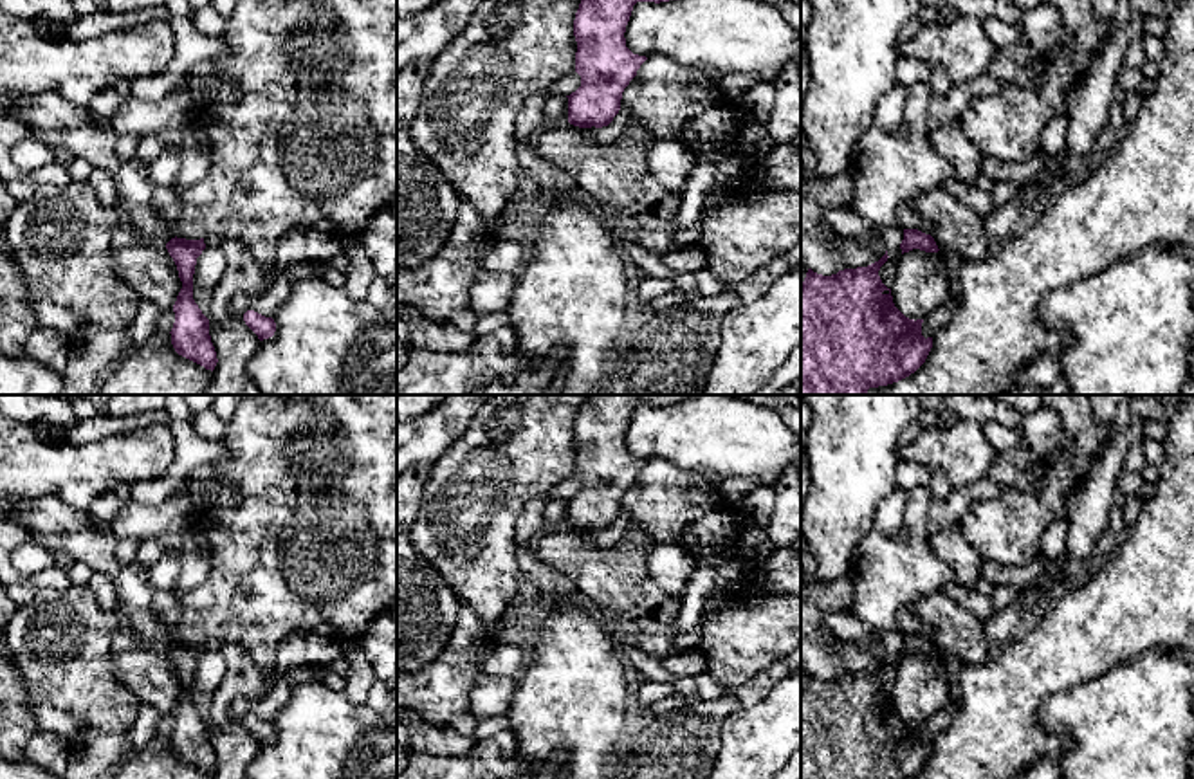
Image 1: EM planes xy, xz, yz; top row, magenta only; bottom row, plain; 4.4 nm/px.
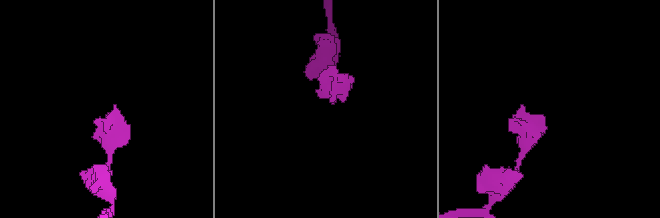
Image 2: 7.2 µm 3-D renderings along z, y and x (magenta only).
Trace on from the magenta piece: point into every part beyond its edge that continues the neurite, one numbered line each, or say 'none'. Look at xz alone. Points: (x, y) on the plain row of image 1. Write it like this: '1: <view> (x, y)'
none

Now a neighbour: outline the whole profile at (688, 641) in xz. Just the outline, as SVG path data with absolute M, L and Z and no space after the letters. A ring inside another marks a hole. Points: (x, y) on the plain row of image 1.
M694 628L691 631L676 633L671 640L678 651L696 651L702 642L702 629Z

